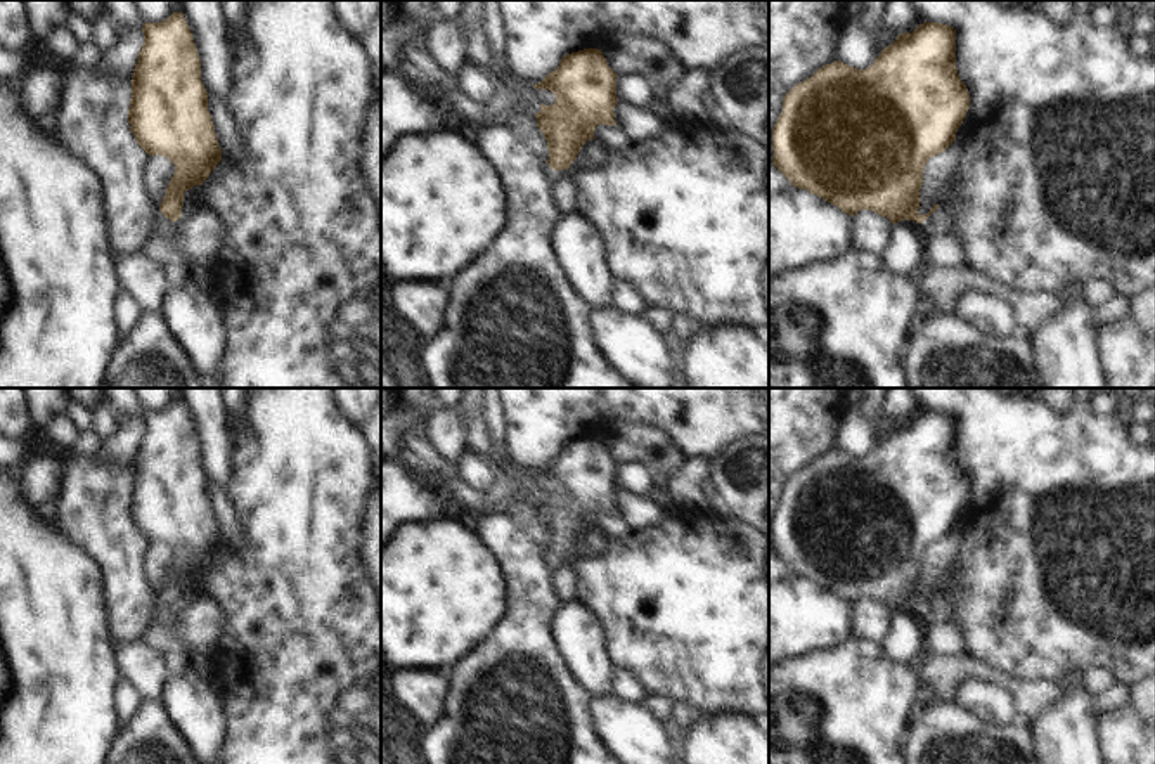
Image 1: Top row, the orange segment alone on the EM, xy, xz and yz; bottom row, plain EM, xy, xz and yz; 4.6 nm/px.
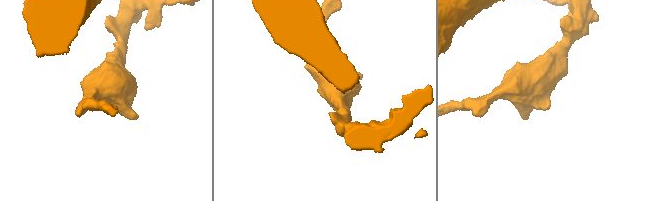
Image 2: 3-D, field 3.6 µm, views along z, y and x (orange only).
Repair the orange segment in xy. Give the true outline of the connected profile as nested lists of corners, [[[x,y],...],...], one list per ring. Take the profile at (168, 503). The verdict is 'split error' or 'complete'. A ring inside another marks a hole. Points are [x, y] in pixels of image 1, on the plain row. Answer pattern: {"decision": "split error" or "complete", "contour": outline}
{"decision": "split error", "contour": [[[173,400],[161,411],[145,411],[142,421],[145,430],[132,463],[128,511],[137,532],[149,544],[165,544],[175,553],[154,613],[154,624],[171,627],[175,610],[182,605],[184,580],[203,573],[222,549],[222,537],[208,499],[208,480],[201,469],[201,447],[184,402]]]}

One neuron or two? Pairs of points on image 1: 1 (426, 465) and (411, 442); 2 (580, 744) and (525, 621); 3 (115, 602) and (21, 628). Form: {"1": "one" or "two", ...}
{"1": "one", "2": "one", "3": "two"}

